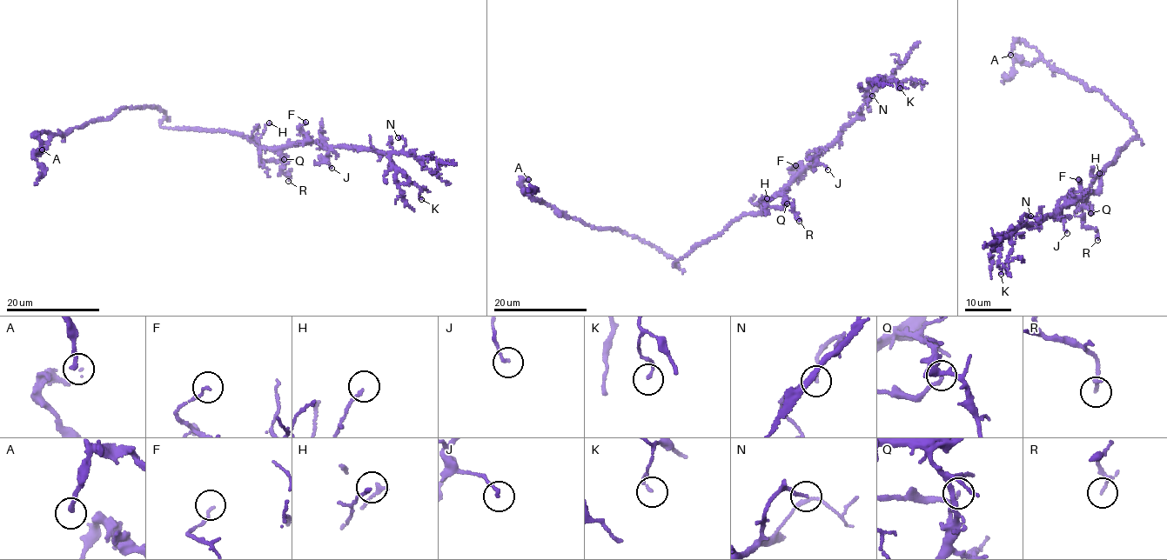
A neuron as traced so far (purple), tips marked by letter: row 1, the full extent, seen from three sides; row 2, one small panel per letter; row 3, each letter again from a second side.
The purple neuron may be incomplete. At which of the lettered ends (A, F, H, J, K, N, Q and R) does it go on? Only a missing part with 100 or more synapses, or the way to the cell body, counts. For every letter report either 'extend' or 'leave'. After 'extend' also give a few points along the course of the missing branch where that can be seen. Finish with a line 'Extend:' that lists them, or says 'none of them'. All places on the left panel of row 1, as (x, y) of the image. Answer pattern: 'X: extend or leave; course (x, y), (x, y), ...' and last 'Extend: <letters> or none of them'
A: leave
F: leave
H: leave
J: leave
K: leave
N: leave
Q: leave
R: leave
Extend: none of them

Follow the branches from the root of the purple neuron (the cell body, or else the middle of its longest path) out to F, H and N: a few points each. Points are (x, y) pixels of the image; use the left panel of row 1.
F: (211, 130), (237, 132), (248, 136), (259, 149), (274, 149), (310, 142), (299, 129), (305, 122)
H: (211, 130), (224, 130), (248, 136), (258, 149), (261, 147), (258, 139), (269, 123)
N: (211, 130), (238, 133), (248, 136), (259, 149), (318, 142), (384, 154), (404, 149), (405, 140), (398, 137)

